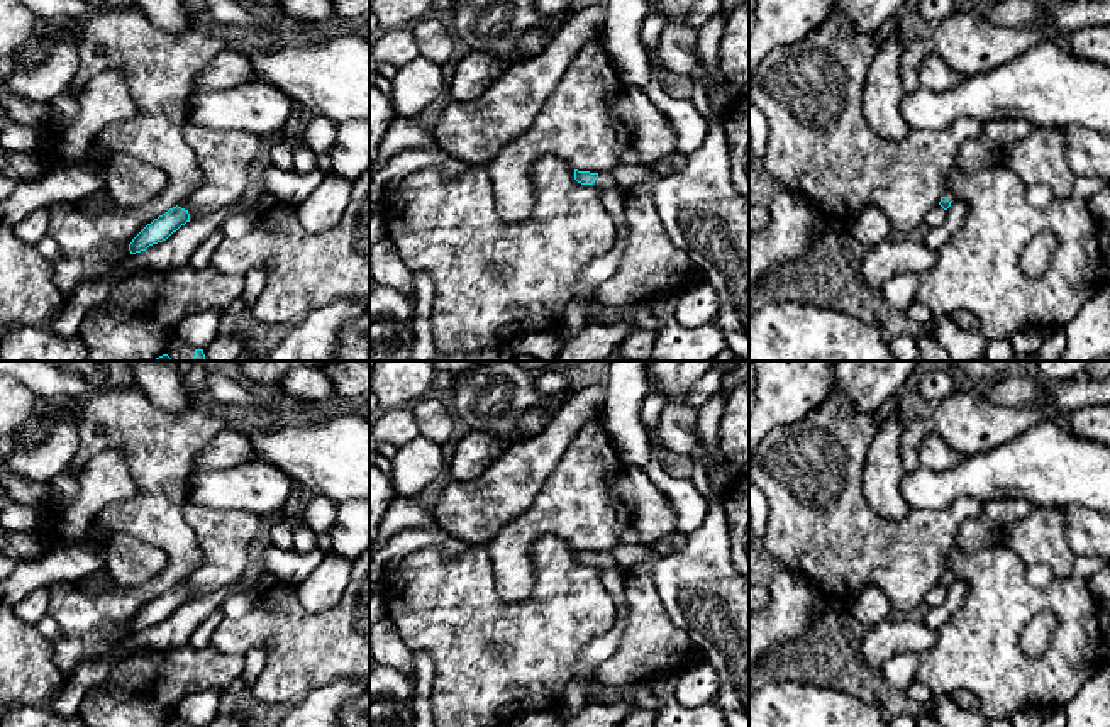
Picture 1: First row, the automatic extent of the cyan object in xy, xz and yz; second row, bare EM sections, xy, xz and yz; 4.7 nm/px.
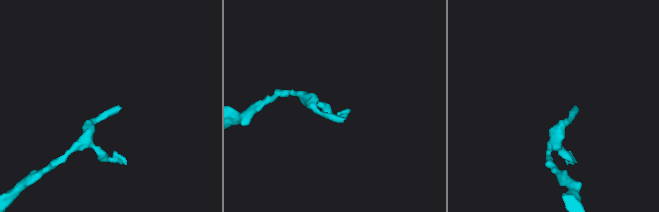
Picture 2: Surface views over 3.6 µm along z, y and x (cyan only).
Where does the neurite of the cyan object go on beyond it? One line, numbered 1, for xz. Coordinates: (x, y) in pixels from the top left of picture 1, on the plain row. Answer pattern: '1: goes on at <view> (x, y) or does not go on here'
1: goes on at xz (605, 560)

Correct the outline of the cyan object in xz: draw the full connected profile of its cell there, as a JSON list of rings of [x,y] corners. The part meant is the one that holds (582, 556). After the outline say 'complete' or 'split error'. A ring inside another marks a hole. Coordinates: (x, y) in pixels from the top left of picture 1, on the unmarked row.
[[[574,549],[574,559],[581,564],[593,564],[597,568],[620,568],[610,552],[590,552]]] | split error

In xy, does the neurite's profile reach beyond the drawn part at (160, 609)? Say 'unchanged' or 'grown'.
unchanged

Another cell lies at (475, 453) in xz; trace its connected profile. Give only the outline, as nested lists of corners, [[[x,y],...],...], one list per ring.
[[[568,391],[547,397],[534,412],[527,413],[513,439],[469,430],[456,446],[449,476],[454,481],[471,481],[485,473],[513,442],[537,436],[569,398]]]

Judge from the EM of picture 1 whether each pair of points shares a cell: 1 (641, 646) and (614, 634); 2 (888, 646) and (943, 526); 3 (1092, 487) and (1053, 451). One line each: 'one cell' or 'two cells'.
1: two cells
2: two cells
3: one cell

